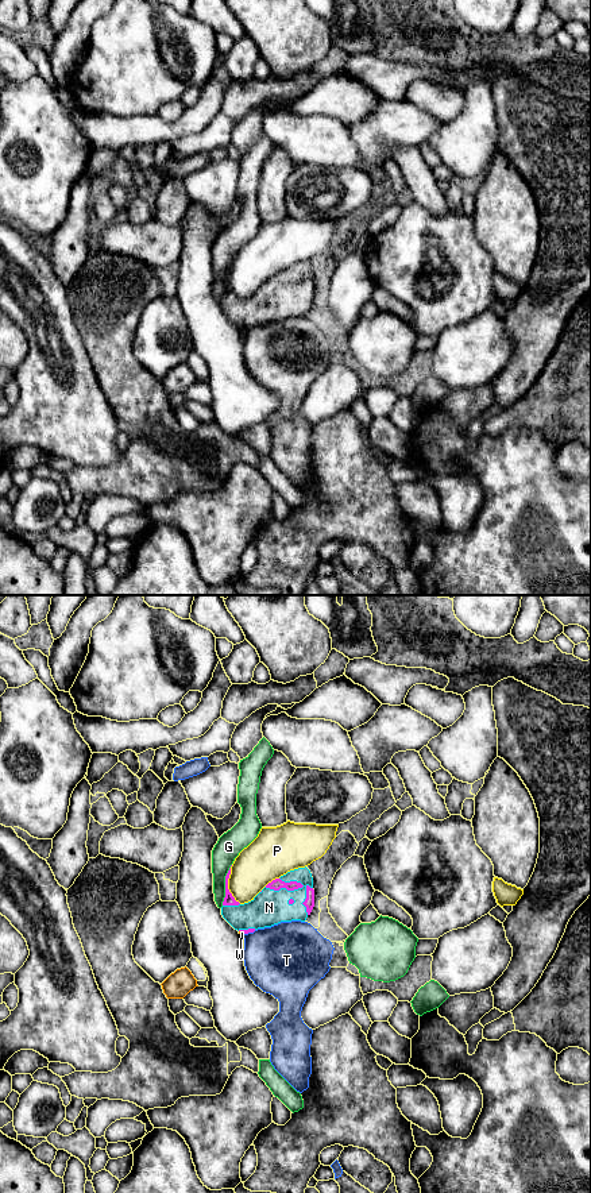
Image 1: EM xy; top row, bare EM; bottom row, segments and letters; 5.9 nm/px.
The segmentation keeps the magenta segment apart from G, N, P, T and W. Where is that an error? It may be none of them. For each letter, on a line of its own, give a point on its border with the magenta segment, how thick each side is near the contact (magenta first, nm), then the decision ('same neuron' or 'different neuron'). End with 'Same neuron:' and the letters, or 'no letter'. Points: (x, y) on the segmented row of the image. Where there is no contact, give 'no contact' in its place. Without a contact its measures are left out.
G: xy (226, 884) | 60/150 nm | different neuron
N: xy (298, 887) | 70/220 nm | same neuron
P: xy (227, 885) | 60/260 nm | different neuron
T: xy (250, 931) | 30/420 nm | different neuron
W: xy (242, 930) | 30/20 nm | different neuron
Same neuron: N

